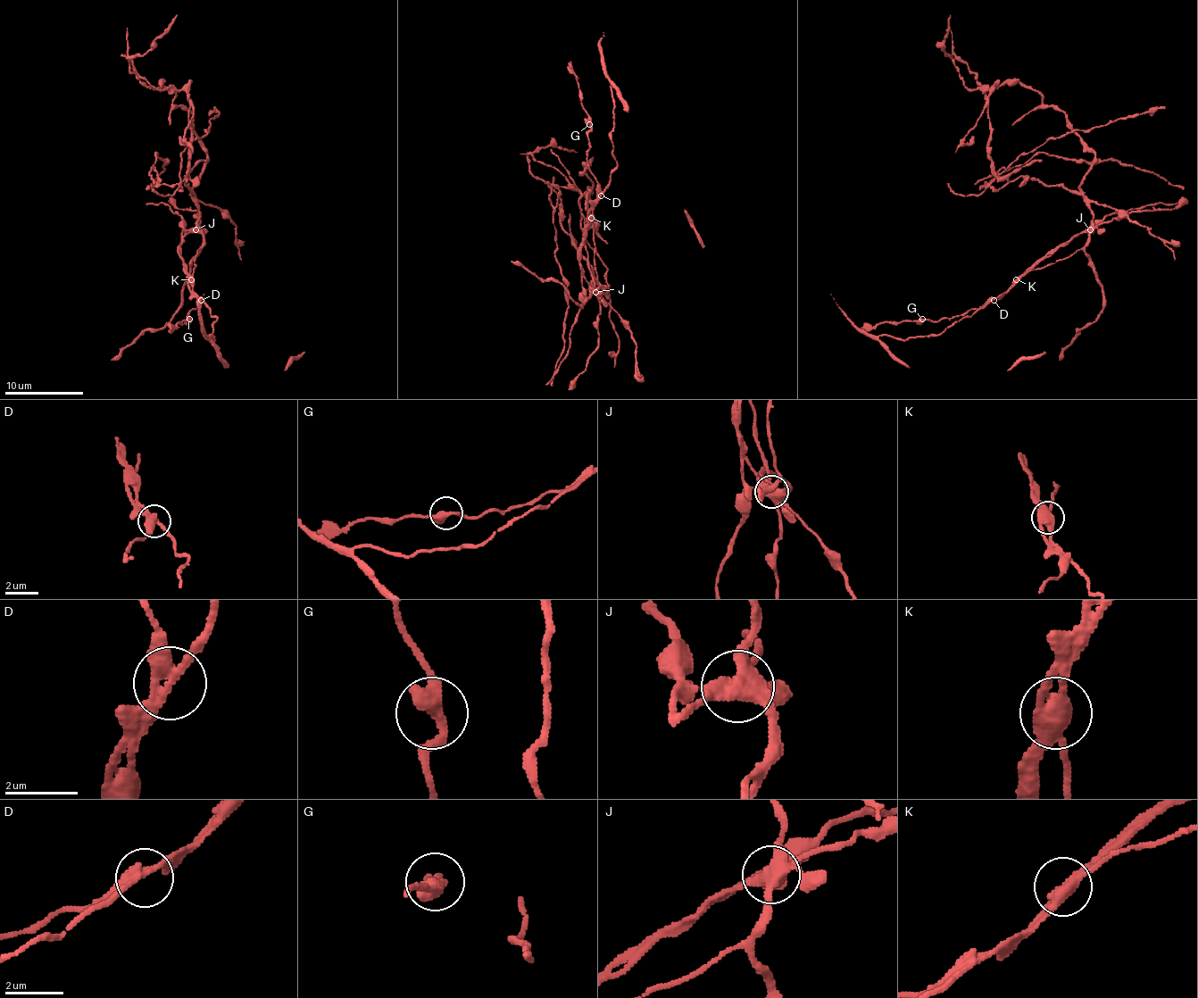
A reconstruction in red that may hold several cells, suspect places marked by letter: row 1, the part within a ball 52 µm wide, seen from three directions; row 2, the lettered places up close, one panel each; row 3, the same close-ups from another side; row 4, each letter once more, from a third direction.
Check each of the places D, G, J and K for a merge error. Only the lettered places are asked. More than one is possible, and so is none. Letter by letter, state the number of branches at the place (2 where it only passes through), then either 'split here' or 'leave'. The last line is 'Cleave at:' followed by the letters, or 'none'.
D: 3 branches meet; leave
G: 2 branches meet; leave
J: 6 branches meet; split here
K: 3 branches meet; split here
Cleave at: J, K

